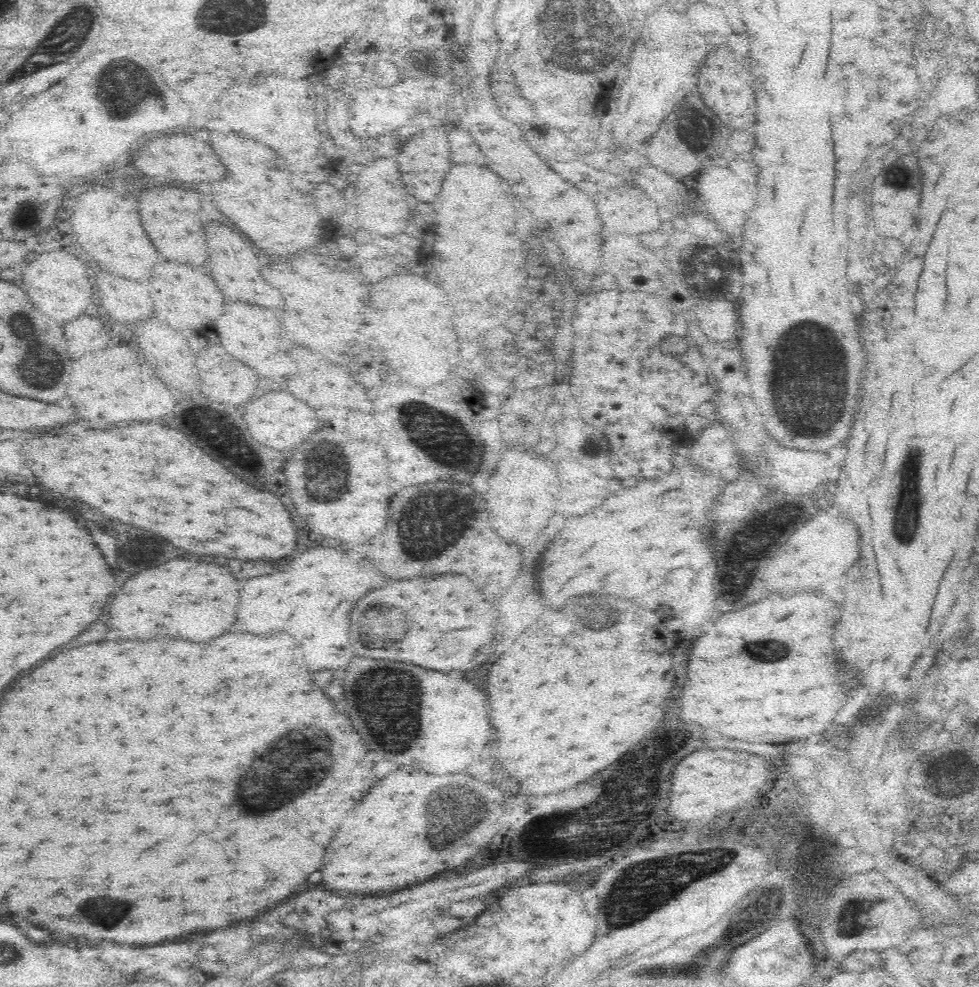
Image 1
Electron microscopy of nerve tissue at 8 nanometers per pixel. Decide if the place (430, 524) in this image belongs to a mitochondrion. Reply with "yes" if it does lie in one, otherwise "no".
yes

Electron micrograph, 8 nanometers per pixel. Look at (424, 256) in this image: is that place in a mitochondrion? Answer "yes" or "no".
no

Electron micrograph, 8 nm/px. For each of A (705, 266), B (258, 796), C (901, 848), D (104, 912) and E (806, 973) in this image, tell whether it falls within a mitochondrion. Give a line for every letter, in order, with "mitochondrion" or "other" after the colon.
A: mitochondrion
B: mitochondrion
C: other
D: mitochondrion
E: other

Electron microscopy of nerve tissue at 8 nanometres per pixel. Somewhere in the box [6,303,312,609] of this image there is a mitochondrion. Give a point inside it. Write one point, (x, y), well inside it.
(40, 364)

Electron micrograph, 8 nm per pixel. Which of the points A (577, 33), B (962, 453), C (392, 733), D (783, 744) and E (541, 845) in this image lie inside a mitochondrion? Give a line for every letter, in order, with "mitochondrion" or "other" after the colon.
A: mitochondrion
B: other
C: mitochondrion
D: other
E: other

